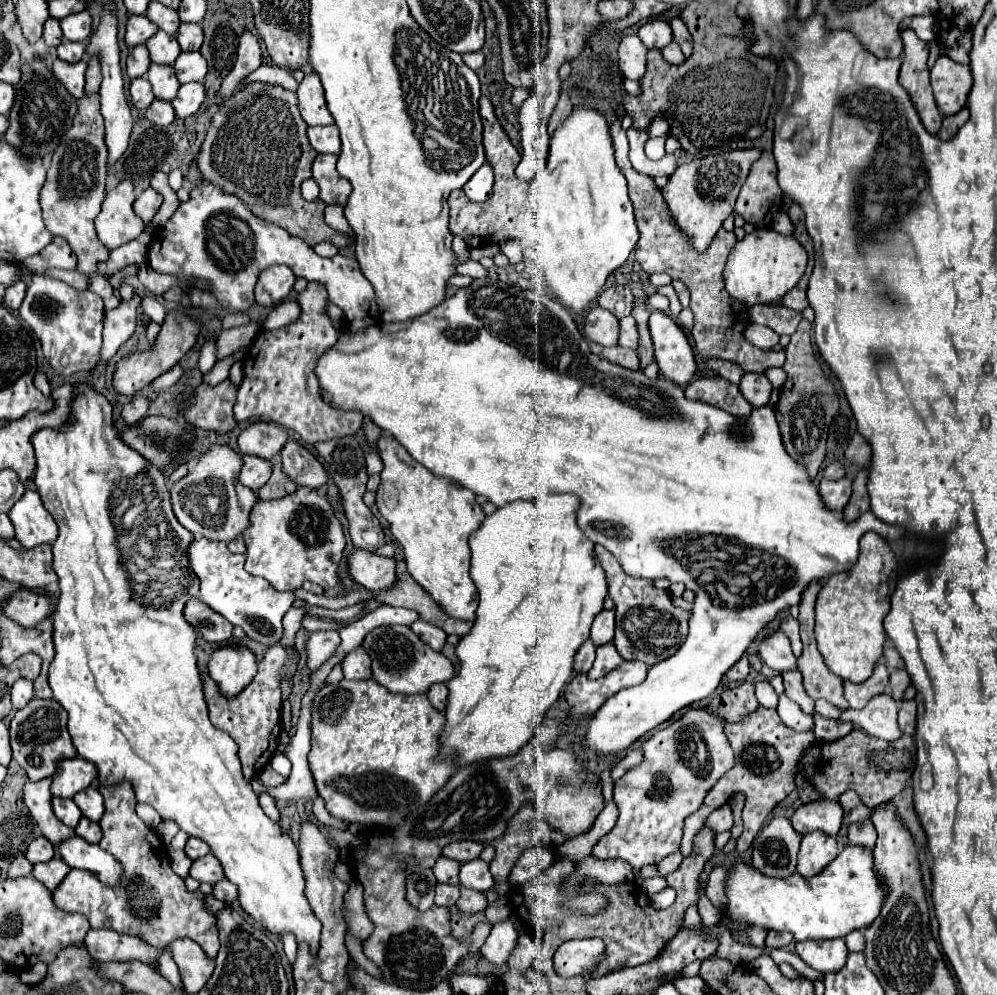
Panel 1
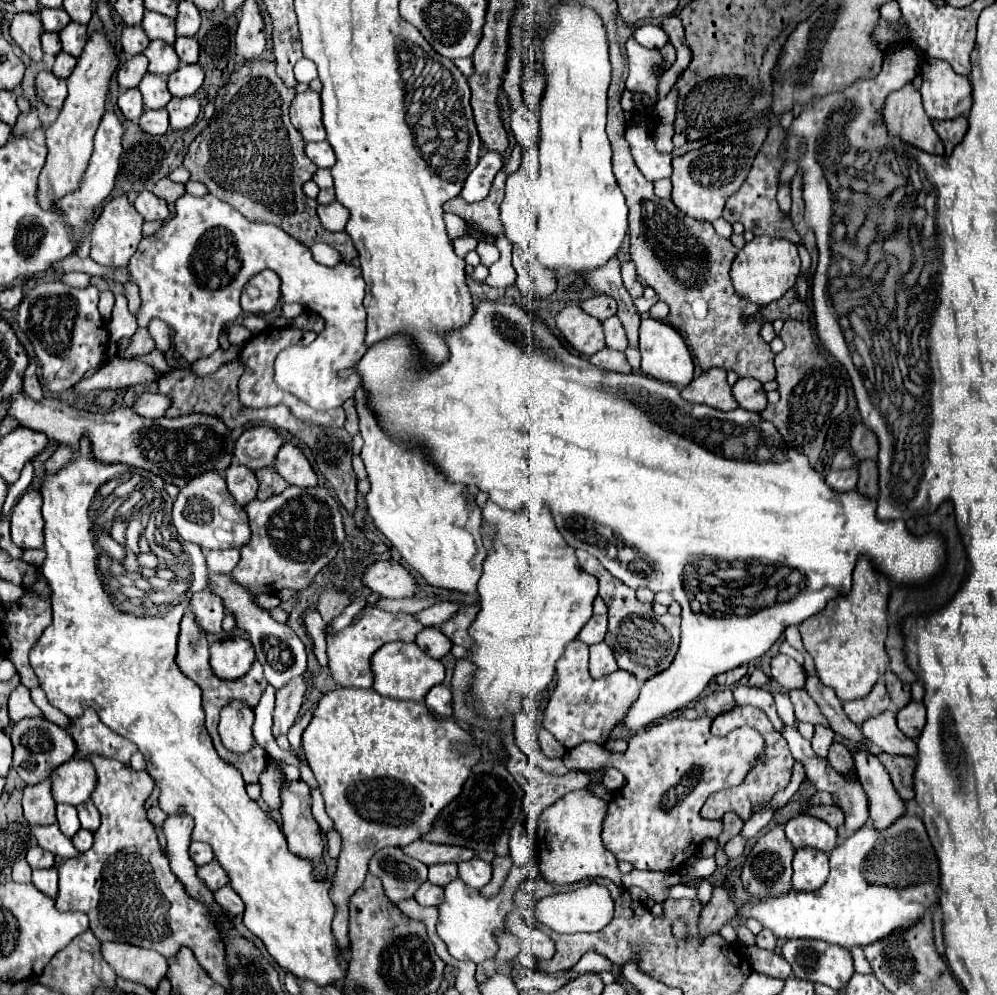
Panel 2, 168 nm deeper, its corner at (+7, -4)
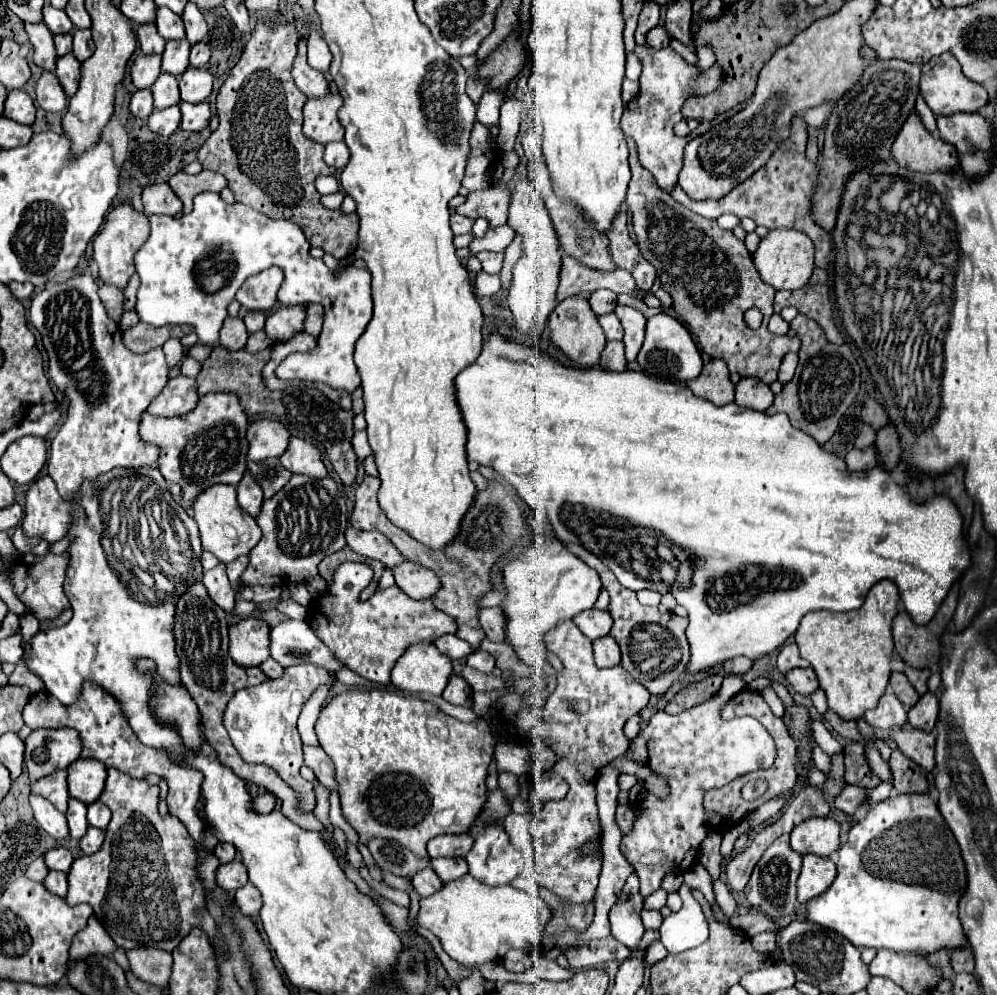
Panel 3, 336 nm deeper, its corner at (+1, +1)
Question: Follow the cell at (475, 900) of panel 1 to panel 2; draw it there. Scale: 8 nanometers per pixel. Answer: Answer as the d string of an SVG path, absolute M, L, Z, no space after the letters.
M454 879L452 883L448 883L444 887L444 901L436 909L438 909L436 933L446 943L448 953L458 961L482 963L482 961L492 959L496 955L496 951L498 951L496 935L508 933L506 919L516 909L516 903L510 897L510 891L508 893L504 891L504 885L498 895L484 897L480 891L464 885L464 881Z

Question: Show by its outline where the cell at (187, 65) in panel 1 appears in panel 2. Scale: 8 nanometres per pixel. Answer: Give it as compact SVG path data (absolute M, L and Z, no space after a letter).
M180 65L178 71L174 71L168 77L168 89L176 97L192 97L204 81L204 71L200 65Z

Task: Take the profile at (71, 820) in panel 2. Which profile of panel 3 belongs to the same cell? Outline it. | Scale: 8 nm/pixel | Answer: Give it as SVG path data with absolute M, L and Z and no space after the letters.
M70 800L68 802L68 812L66 812L66 818L68 818L68 828L70 828L70 838L74 840L80 840L86 830L88 830L88 820L86 820L86 806L80 802L80 800Z

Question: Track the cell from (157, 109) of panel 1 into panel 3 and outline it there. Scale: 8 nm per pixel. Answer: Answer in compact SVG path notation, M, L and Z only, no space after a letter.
M170 106L164 110L154 110L148 118L148 128L160 136L170 136L180 126L180 110L178 106Z

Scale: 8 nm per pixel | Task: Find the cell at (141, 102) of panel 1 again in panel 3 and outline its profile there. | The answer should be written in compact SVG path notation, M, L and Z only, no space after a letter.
M136 90L130 98L130 112L136 116L136 118L148 118L154 110L154 104L152 104L152 92L150 90Z

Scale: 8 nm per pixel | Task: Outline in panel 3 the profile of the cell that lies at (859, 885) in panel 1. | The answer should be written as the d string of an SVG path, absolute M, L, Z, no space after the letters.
M894 794L878 804L874 804L866 818L860 820L858 824L852 826L852 830L848 832L848 842L838 850L838 876L832 882L832 886L822 894L816 896L812 900L806 902L806 920L820 924L824 928L830 928L838 934L842 934L844 938L848 938L856 948L886 948L886 950L894 950L894 952L932 952L932 950L940 950L940 948L960 948L964 946L964 932L958 920L958 898L962 896L964 888L966 888L966 872L964 872L964 864L960 858L960 852L956 852L956 840L952 836L952 832L946 828L946 822L942 820L938 808L936 808L936 800L932 800L932 796L928 794Z

